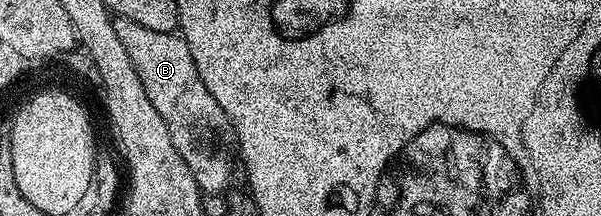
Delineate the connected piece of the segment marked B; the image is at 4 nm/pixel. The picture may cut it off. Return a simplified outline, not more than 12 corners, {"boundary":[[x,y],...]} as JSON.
{"boundary":[[123,17],[150,103],[201,194],[223,194],[236,131],[176,31]]}

